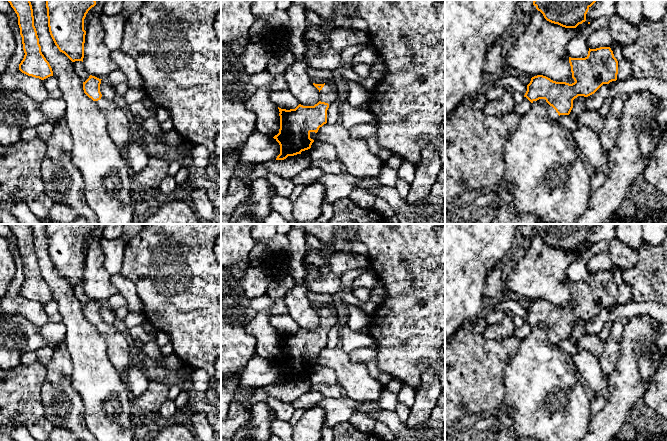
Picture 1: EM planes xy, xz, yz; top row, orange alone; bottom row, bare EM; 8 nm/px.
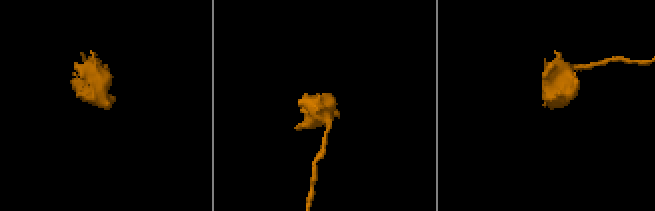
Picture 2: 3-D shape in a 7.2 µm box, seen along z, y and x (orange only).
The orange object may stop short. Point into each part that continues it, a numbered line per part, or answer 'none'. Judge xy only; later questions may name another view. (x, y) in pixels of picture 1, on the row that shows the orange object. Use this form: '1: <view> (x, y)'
1: xy (118, 120)

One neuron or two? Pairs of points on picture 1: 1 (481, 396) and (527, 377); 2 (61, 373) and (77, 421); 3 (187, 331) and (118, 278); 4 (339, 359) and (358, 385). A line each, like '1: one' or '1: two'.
1: two
2: one
3: two
4: one

